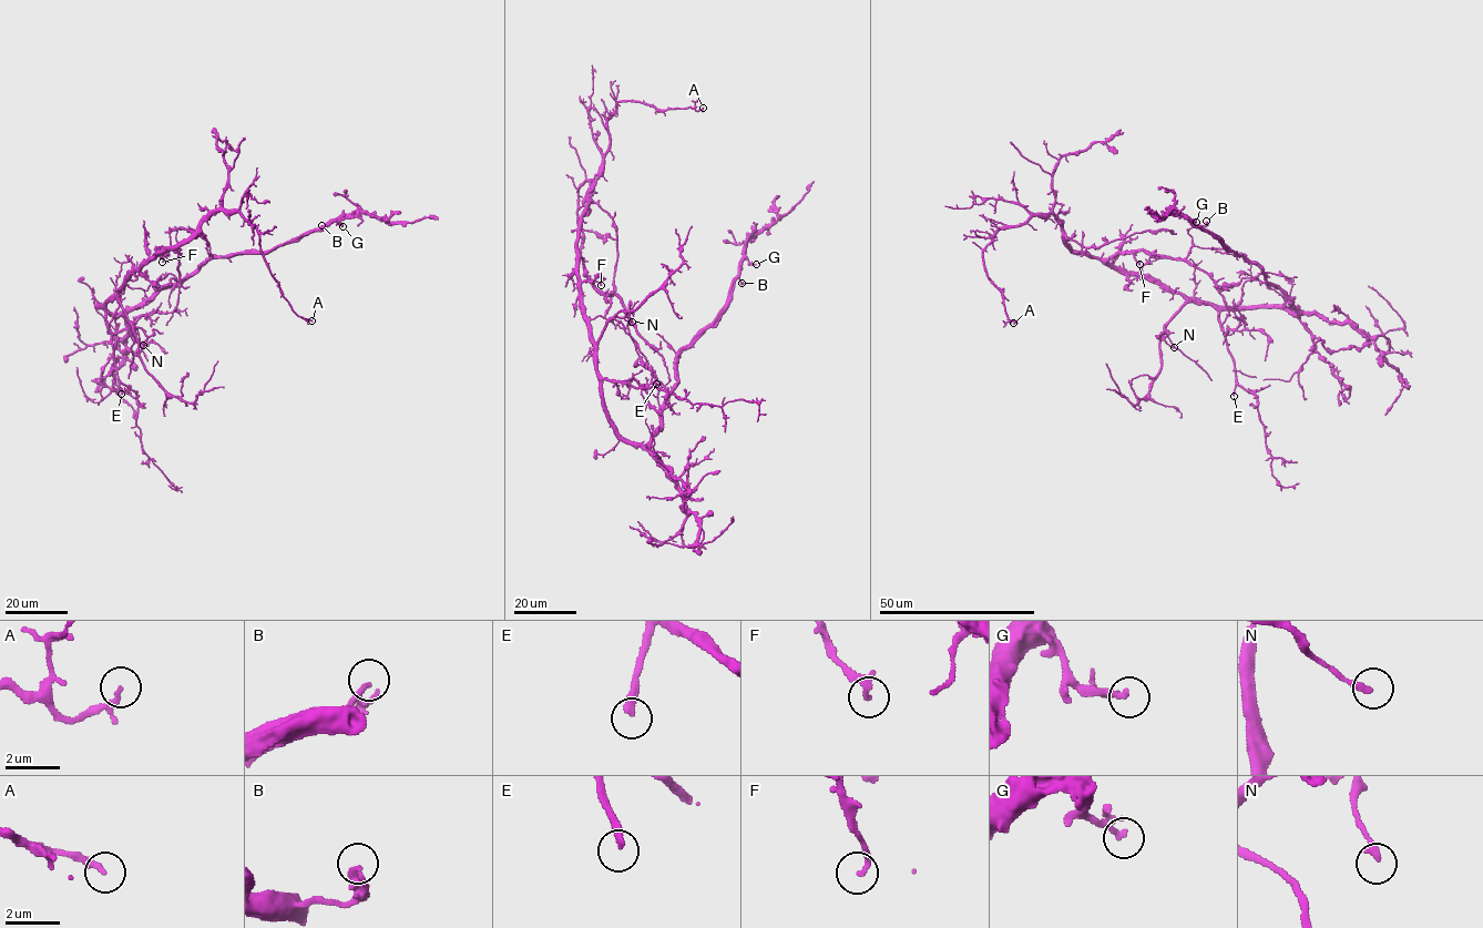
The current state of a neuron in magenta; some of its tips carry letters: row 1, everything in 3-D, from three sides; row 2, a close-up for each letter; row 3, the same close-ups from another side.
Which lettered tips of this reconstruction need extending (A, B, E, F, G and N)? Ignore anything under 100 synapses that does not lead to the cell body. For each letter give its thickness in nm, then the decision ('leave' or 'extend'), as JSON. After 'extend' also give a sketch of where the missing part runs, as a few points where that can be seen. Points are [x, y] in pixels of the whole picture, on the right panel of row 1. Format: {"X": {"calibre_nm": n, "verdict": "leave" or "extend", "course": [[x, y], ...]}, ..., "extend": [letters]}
{"A": {"calibre_nm": 140, "verdict": "leave"}, "B": {"calibre_nm": 190, "verdict": "leave"}, "E": {"calibre_nm": 260, "verdict": "extend", "course": [[1234, 396], [1239, 432], [1266, 470], [1266, 481], [1259, 477], [1264, 470], [1301, 465], [1383, 438], [1393, 419]]}, "F": {"calibre_nm": 220, "verdict": "leave"}, "G": {"calibre_nm": 170, "verdict": "leave"}, "N": {"calibre_nm": 240, "verdict": "leave"}, "extend": ["E"]}

